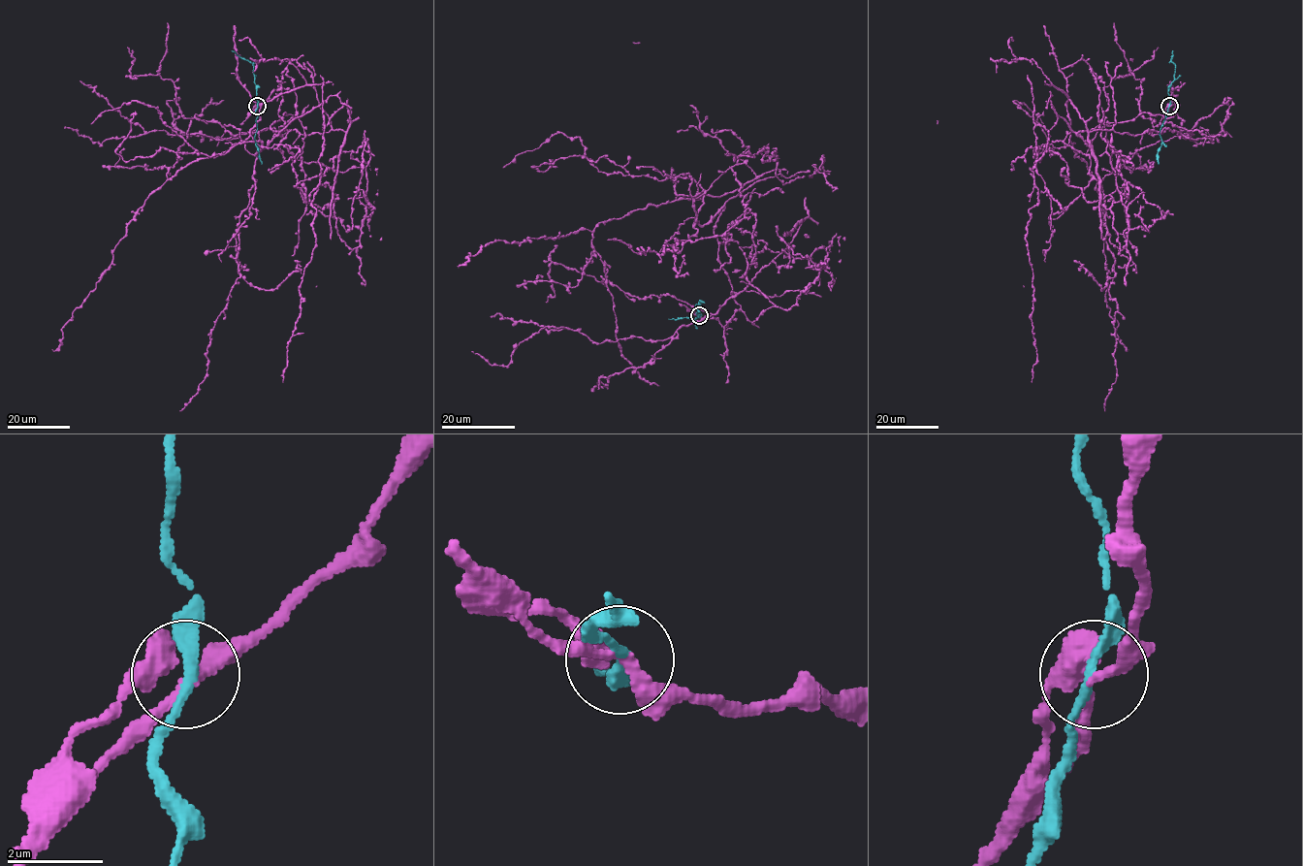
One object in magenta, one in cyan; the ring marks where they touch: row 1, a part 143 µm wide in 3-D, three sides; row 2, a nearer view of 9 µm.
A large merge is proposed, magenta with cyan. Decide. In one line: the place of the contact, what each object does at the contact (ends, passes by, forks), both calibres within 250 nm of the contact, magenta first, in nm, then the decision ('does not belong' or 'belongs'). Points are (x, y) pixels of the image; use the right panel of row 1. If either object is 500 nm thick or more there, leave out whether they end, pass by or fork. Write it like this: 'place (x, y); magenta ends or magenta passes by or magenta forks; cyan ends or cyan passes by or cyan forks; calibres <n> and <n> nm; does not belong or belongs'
place (1169, 106); magenta passes by; cyan passes by; calibres 200 and 200 nm; does not belong

